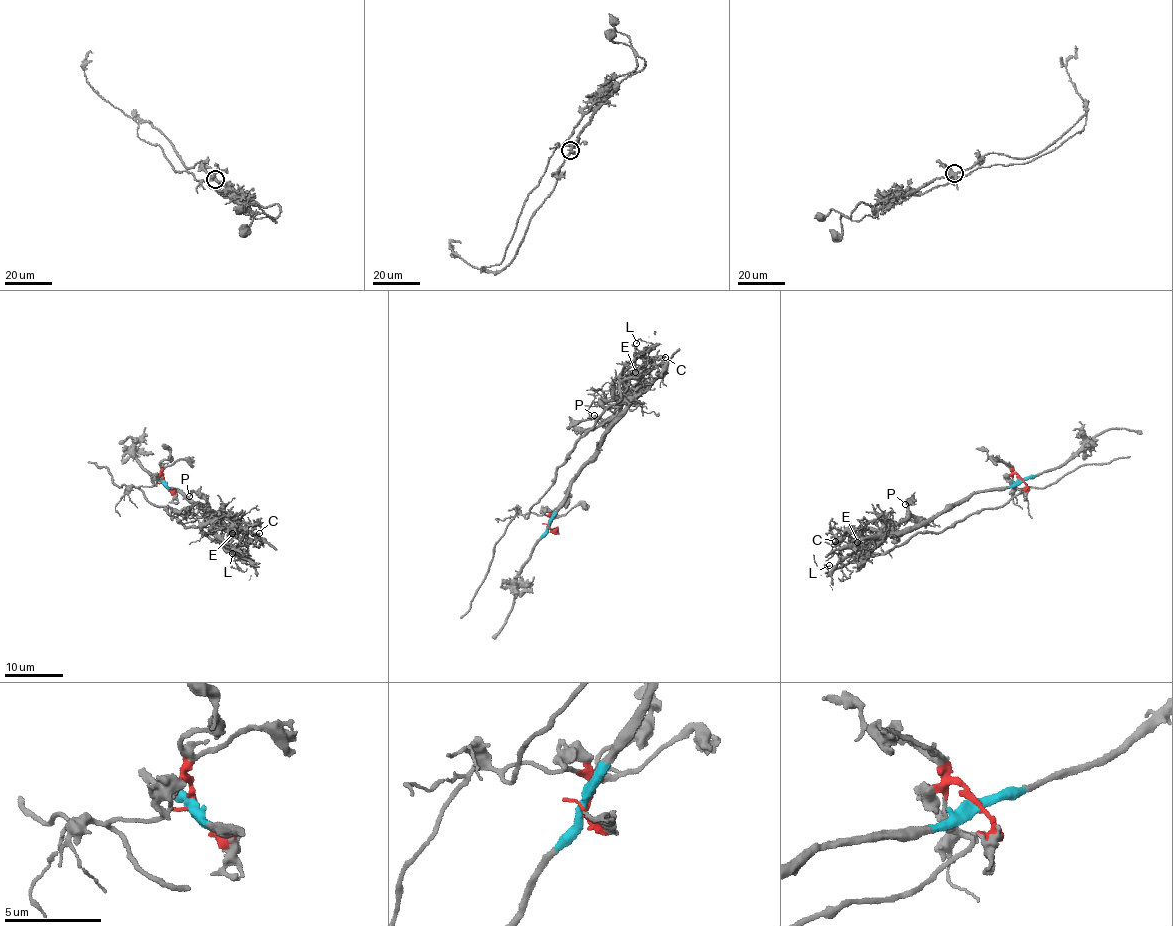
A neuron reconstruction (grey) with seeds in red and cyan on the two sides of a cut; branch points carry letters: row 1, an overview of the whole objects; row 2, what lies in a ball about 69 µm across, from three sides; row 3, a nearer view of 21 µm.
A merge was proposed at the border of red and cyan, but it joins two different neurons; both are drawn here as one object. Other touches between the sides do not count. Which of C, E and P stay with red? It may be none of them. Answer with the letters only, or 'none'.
none

